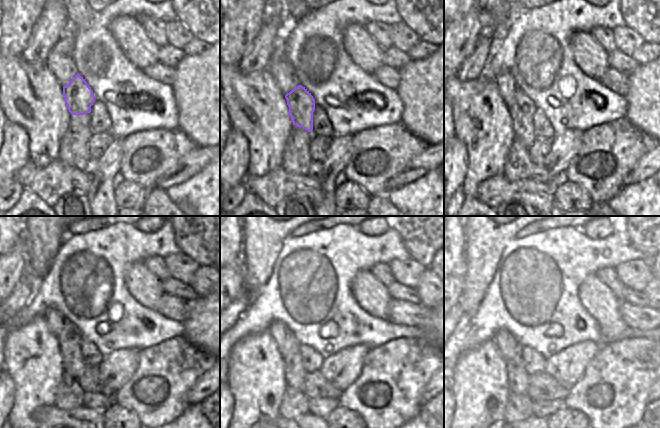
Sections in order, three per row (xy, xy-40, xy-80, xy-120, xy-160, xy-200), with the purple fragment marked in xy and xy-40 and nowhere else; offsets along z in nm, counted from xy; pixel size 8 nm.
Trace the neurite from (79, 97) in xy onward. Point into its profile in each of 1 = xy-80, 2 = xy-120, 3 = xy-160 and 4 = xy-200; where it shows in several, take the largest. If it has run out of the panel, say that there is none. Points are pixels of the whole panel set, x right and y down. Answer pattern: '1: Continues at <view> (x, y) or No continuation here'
1: Continues at xy-80 (521, 110)
2: Continues at xy-120 (69, 339)
3: Continues at xy-160 (288, 345)
4: Continues at xy-200 (510, 349).

